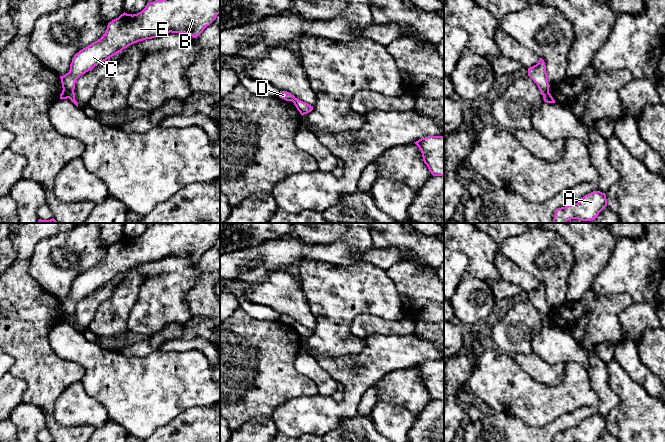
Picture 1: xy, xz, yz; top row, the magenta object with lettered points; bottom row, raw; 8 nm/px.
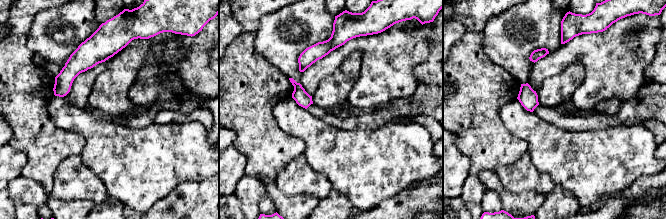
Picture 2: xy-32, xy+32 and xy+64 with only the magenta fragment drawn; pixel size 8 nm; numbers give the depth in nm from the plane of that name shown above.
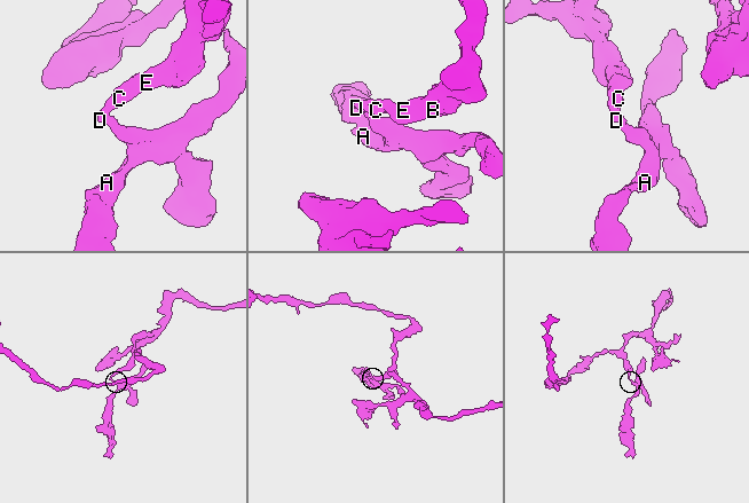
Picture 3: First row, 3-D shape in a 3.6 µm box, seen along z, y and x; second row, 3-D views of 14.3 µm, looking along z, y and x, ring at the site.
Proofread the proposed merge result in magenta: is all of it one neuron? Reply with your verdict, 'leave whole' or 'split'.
split

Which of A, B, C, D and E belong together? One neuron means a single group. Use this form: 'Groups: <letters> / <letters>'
Groups: A / B C D E

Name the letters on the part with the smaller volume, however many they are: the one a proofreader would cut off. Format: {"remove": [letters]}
{"remove": ["A"]}

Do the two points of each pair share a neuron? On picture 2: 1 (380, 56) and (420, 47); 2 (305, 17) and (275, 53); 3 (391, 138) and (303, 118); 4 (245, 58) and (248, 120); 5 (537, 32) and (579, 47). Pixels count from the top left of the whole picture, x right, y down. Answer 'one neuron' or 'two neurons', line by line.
1: one neuron
2: one neuron
3: one neuron
4: one neuron
5: two neurons

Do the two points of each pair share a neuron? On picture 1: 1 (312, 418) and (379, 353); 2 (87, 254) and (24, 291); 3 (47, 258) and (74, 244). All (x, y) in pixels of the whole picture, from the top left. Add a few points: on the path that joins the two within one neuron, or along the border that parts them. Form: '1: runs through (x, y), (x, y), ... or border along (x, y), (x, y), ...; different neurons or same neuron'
1: runs through (332, 411), (352, 395), (354, 383), (364, 373); same neuron
2: border along (29, 260), (29, 273), (54, 296); different neurons
3: runs through (54, 258), (60, 258), (67, 251); same neuron

